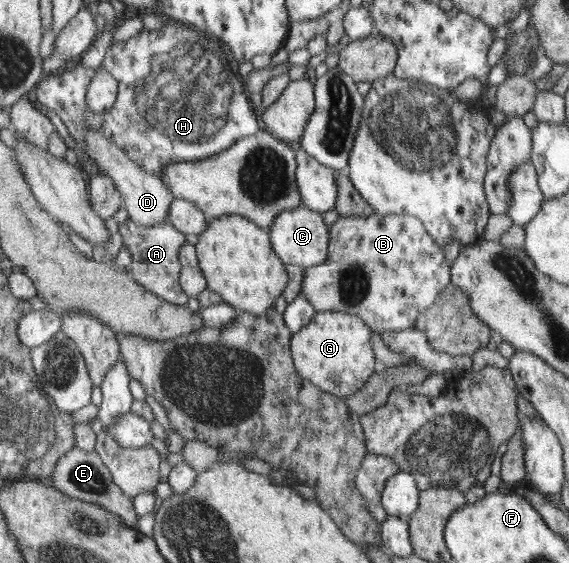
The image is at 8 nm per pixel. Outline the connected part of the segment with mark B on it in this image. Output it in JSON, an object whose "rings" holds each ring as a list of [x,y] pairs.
{"rings":[[[375,212],[368,217],[341,217],[331,227],[327,261],[304,270],[300,294],[306,296],[318,313],[338,311],[358,315],[376,332],[406,330],[416,326],[417,318],[434,305],[446,287],[452,285],[451,270],[444,249],[417,217]]]}

